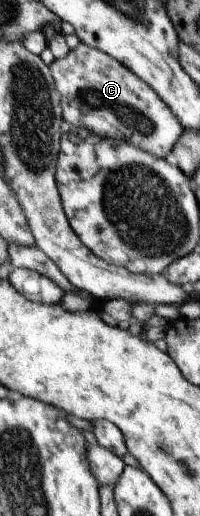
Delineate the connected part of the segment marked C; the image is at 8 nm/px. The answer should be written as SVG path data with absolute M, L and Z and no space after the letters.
M78 43L64 58L53 59L48 65L61 108L61 120L72 127L82 127L102 138L120 139L150 151L158 158L170 158L170 150L183 129L166 103L141 78L129 71L115 58L101 50Z

